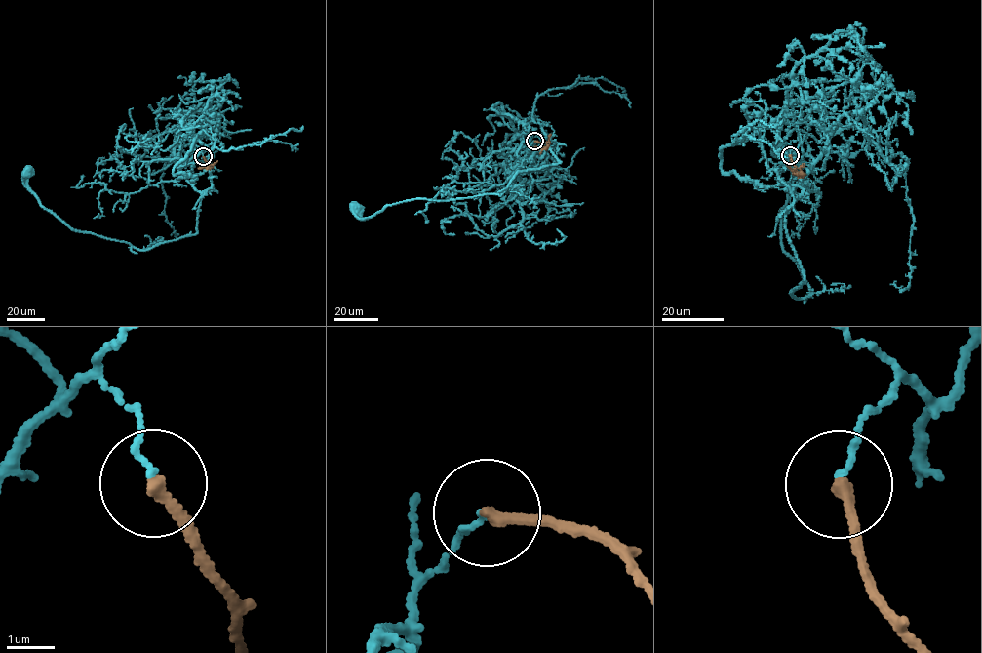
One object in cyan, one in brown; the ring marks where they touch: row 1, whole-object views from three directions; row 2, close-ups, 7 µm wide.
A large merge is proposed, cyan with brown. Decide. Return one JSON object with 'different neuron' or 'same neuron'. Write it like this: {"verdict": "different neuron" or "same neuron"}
{"verdict": "different neuron"}

